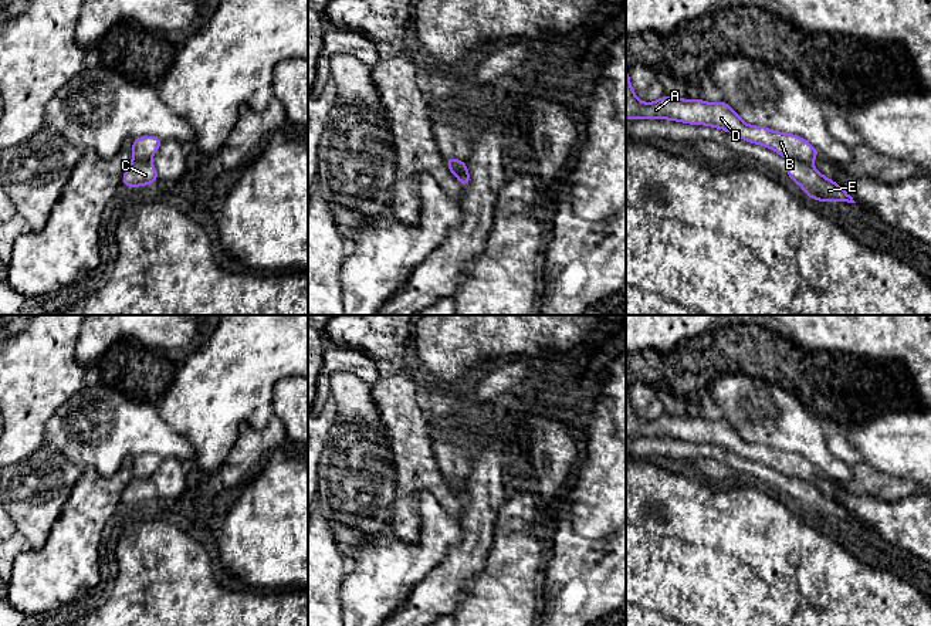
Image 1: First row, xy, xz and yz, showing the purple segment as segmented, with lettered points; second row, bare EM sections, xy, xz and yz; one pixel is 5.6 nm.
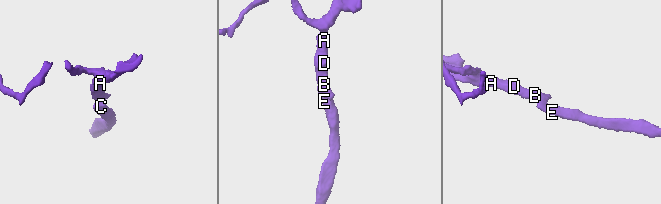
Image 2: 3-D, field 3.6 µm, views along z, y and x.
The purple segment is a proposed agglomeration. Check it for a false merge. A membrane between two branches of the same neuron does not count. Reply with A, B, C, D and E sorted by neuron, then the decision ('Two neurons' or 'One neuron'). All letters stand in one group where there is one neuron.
Groups: A B D / C E. Two neurons

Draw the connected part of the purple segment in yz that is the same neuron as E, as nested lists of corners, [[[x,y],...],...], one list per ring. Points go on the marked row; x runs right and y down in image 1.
[[[789,159],[785,175],[795,180],[812,200],[856,203],[844,189],[832,179],[820,175],[810,162]]]

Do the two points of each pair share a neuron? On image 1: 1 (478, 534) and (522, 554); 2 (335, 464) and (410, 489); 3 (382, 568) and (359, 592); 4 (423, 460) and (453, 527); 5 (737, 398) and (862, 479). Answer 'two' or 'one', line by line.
1: two
2: two
3: one
4: two
5: two

